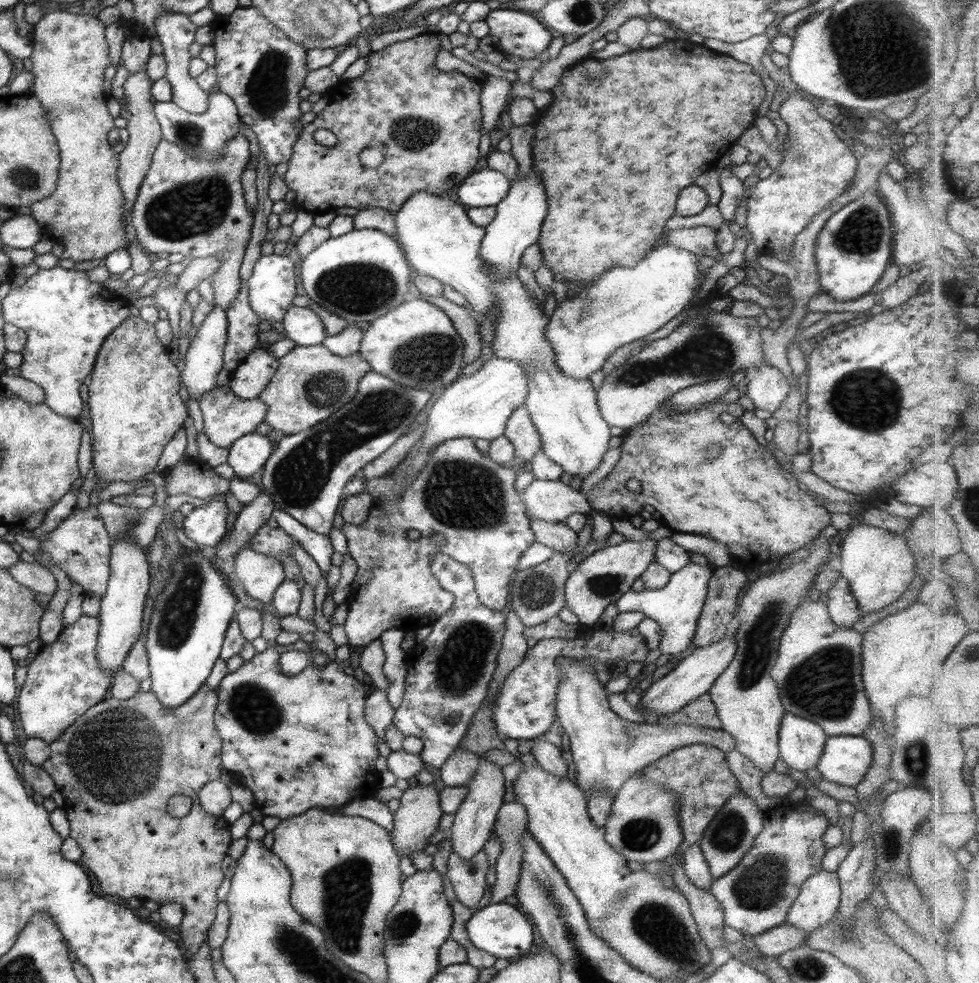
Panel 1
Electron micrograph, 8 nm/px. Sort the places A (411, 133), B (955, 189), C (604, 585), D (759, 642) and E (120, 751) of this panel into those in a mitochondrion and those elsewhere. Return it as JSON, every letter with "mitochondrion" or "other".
{"A":"mitochondrion","B":"other","C":"mitochondrion","D":"mitochondrion","E":"mitochondrion"}

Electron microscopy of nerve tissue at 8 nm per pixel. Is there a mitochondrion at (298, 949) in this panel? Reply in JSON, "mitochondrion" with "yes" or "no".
{"mitochondrion":"yes"}

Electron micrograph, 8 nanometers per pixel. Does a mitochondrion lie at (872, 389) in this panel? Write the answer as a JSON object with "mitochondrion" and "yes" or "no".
{"mitochondrion":"yes"}

